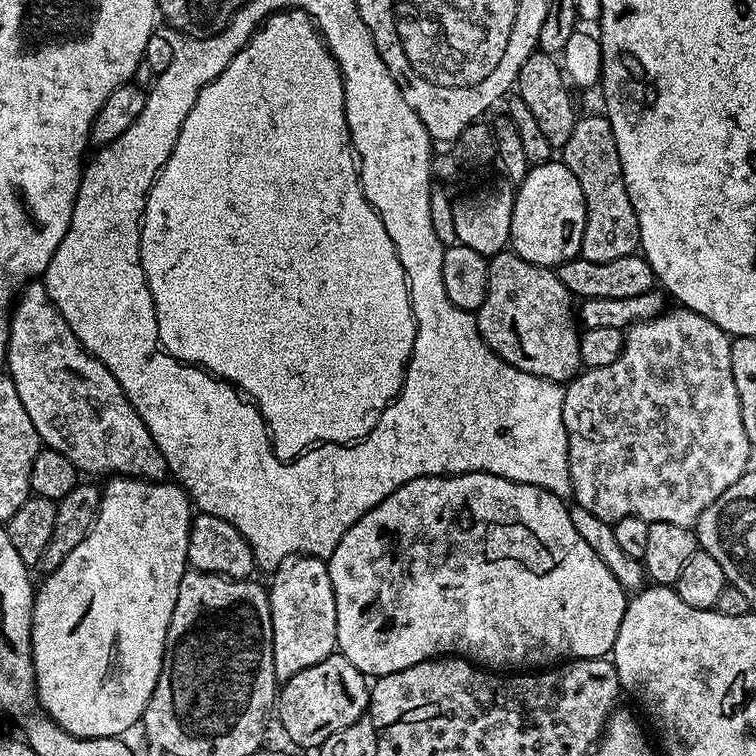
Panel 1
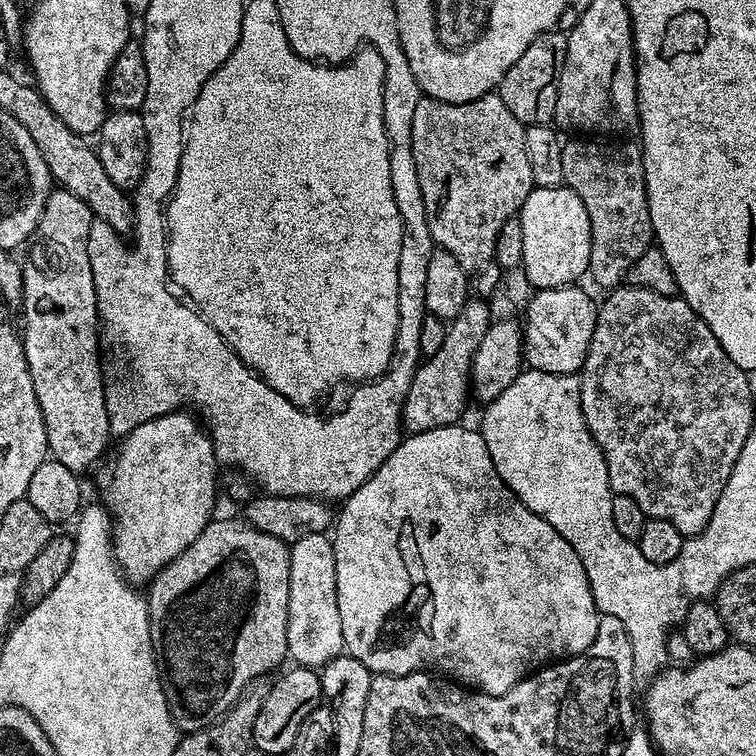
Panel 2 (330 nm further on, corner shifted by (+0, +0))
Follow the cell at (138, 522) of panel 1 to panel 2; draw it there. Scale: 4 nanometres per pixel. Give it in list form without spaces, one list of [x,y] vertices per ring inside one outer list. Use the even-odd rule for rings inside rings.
[[[177,410],[133,428],[119,441],[116,457],[100,476],[100,488],[104,491],[102,503],[112,517],[112,549],[116,563],[124,577],[137,586],[147,585],[166,565],[174,562],[174,558],[178,558],[178,554],[182,554],[182,550],[191,546],[194,538],[206,530],[214,516],[212,507],[216,504],[218,469],[216,451],[211,435],[202,427],[201,421],[186,413]]]

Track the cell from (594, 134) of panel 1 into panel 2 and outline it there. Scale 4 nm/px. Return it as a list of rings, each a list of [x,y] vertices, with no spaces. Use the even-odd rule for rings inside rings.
[[[568,138],[563,141],[564,149],[562,150],[562,174],[564,175],[564,184],[574,190],[582,198],[582,206],[586,206],[586,214],[590,218],[590,262],[588,263],[587,275],[593,276],[598,283],[604,287],[604,290],[615,290],[625,283],[630,266],[646,254],[648,248],[653,247],[654,237],[652,235],[652,223],[650,222],[650,210],[648,209],[648,195],[646,194],[646,178],[644,177],[644,154],[639,143],[632,144],[603,144],[600,138]]]

